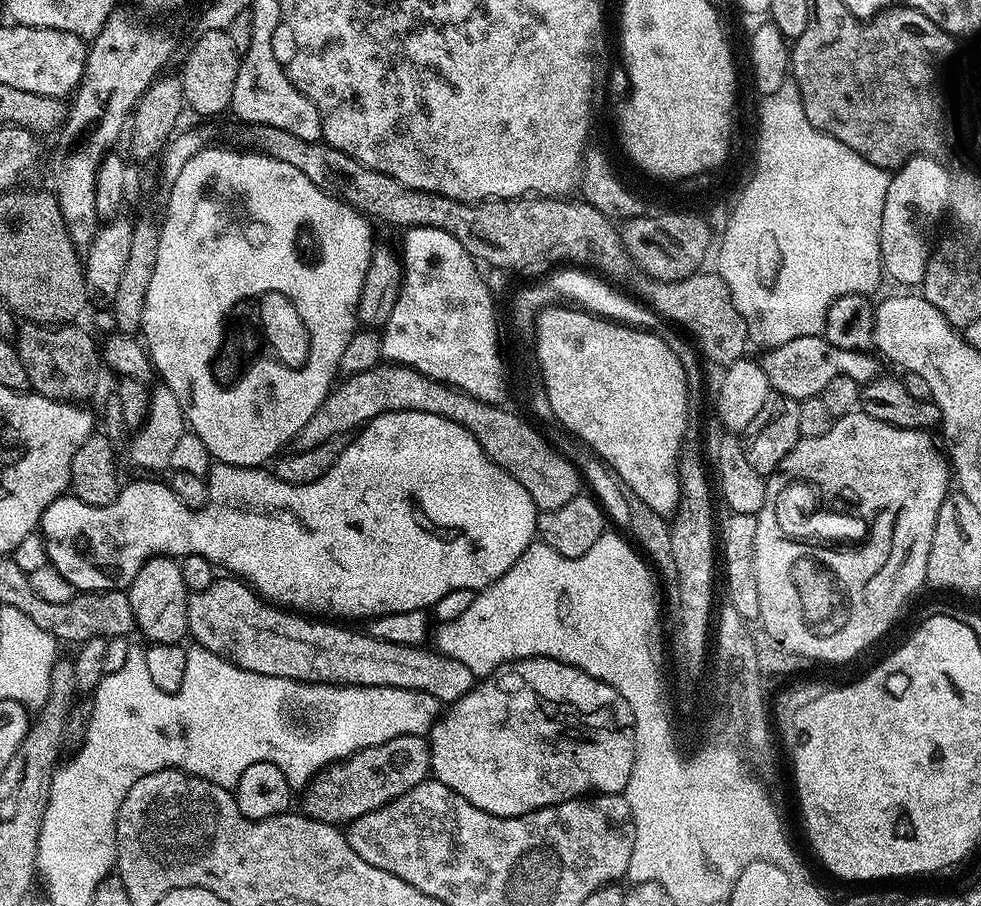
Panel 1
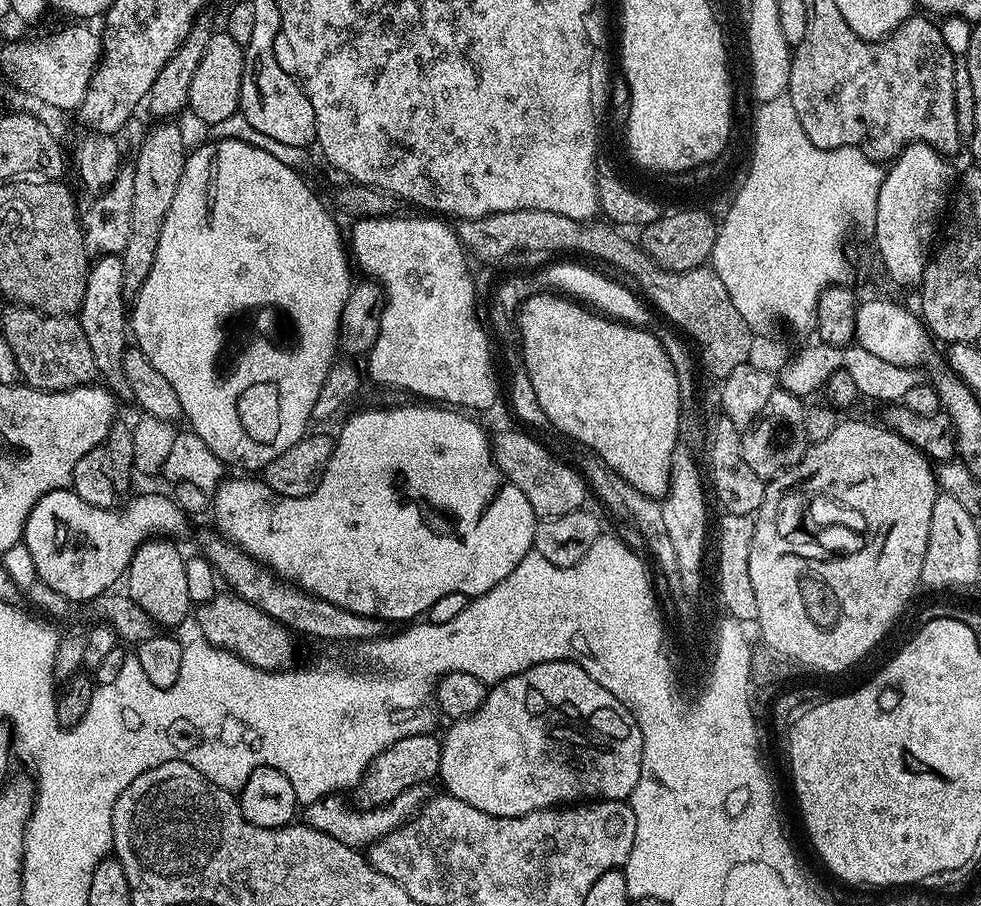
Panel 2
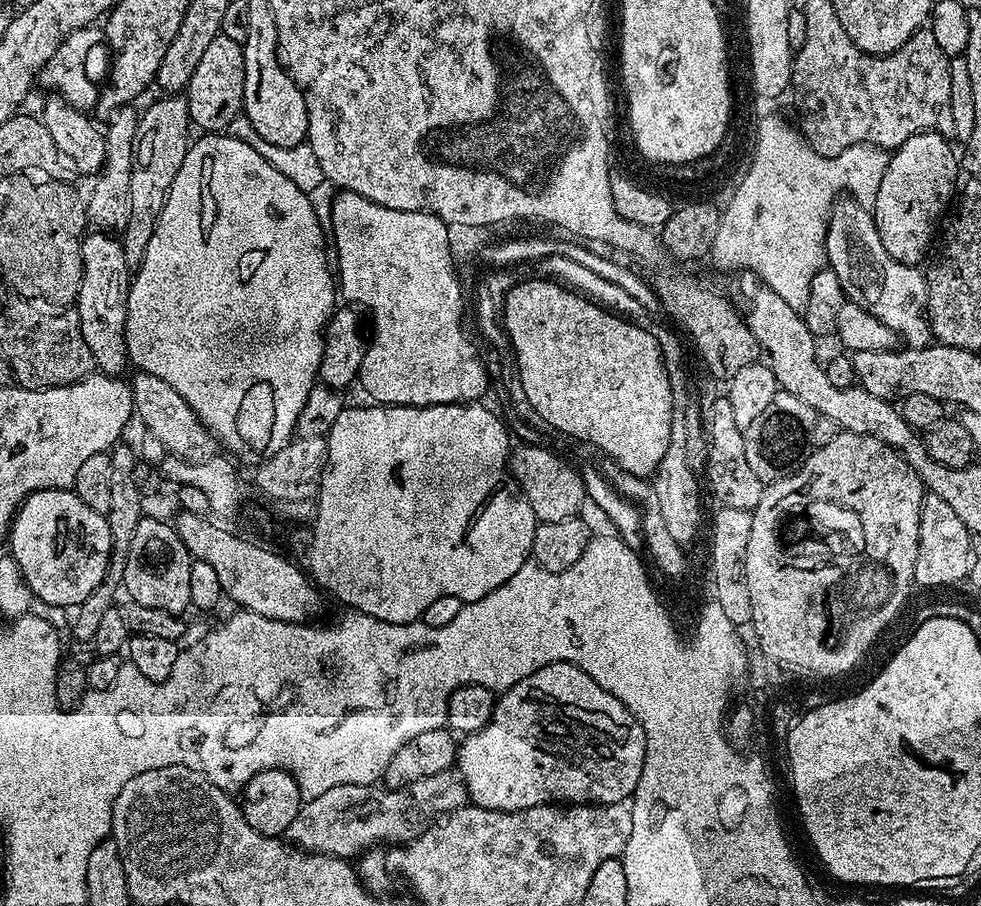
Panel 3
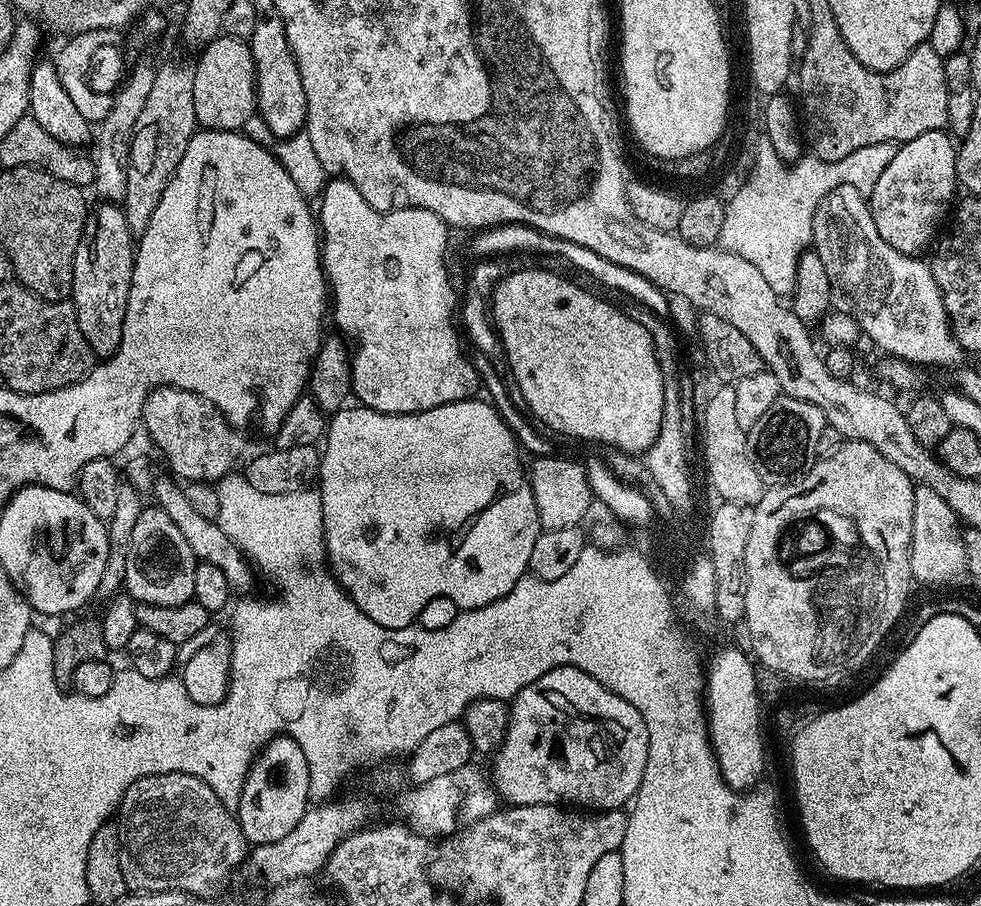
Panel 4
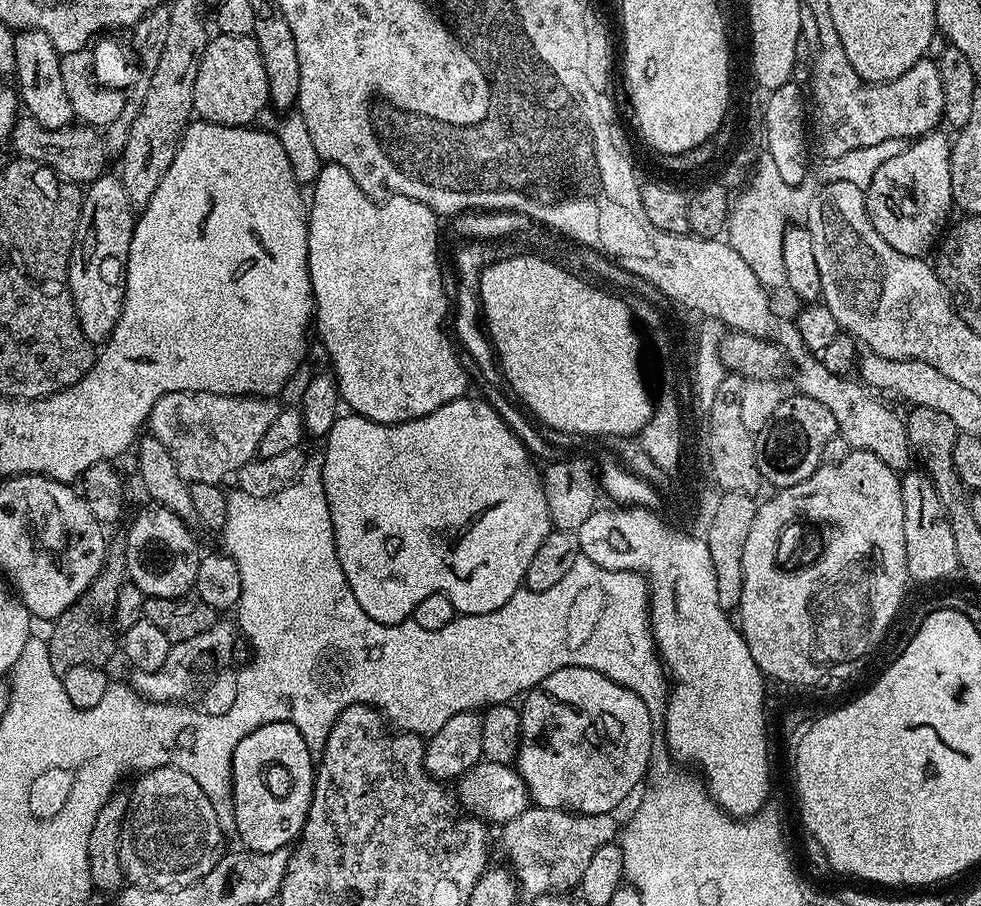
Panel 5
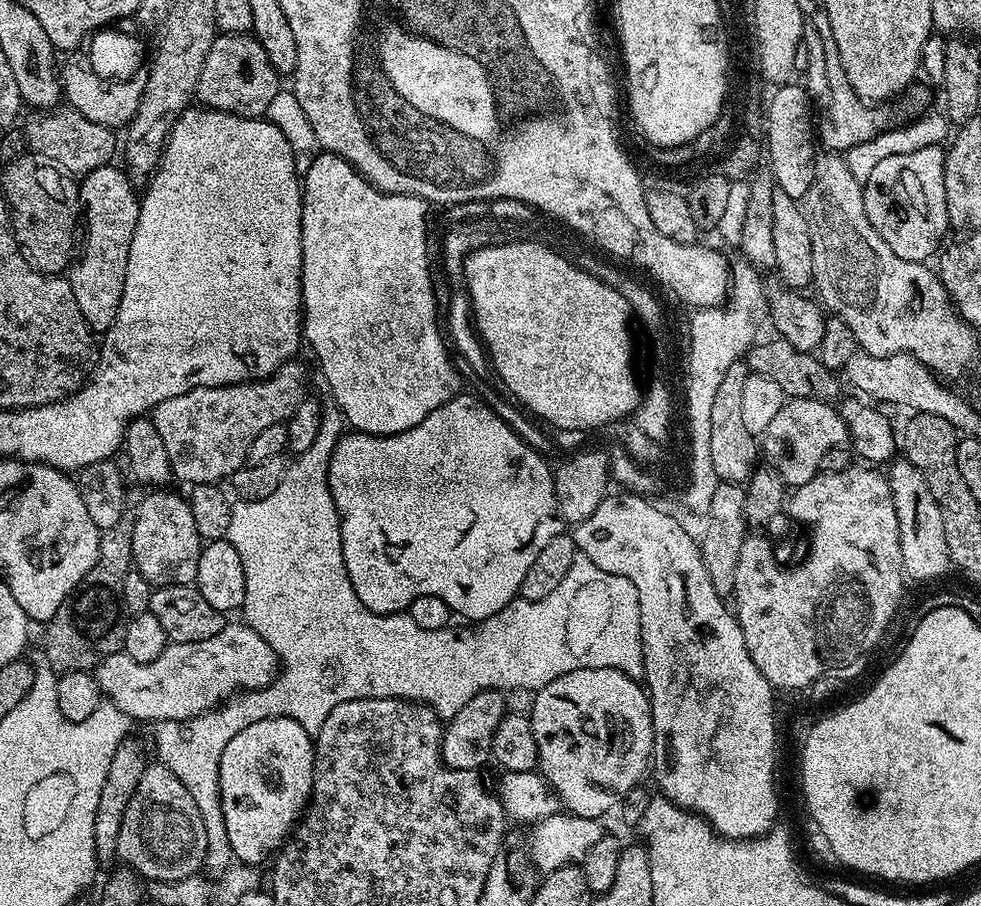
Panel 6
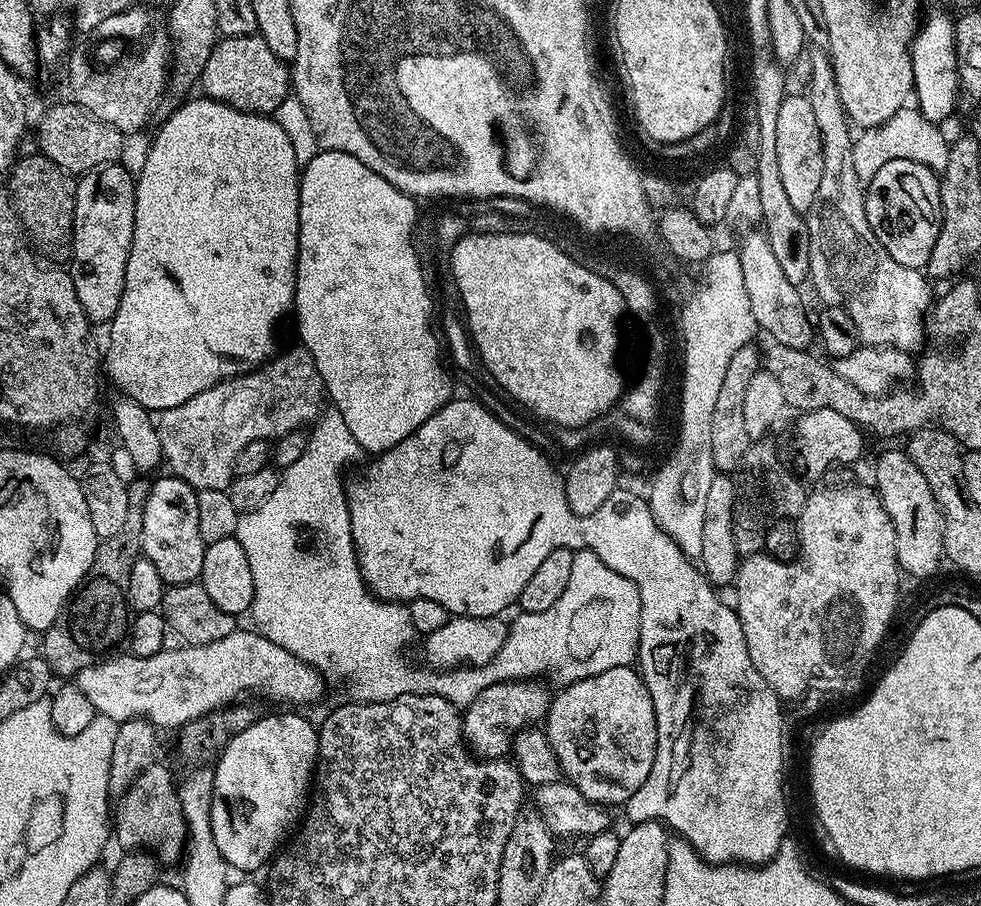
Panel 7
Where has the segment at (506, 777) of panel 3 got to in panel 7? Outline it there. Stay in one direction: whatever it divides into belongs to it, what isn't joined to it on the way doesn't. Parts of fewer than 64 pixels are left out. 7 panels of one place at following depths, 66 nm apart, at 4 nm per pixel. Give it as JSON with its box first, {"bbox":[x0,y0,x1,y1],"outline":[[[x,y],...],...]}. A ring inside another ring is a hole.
{"bbox":[542,666,656,806],"outline":[[[614,666],[614,670],[602,670],[602,674],[594,674],[590,678],[576,680],[573,684],[565,684],[557,691],[552,698],[552,704],[548,708],[548,715],[542,721],[544,732],[548,735],[550,746],[560,763],[560,771],[566,777],[568,783],[576,787],[586,799],[603,806],[617,804],[623,806],[627,804],[629,798],[646,782],[646,777],[650,775],[650,770],[654,766],[654,754],[656,753],[656,719],[654,718],[654,702],[650,698],[650,690],[646,690],[644,677],[640,675],[635,667]]]}

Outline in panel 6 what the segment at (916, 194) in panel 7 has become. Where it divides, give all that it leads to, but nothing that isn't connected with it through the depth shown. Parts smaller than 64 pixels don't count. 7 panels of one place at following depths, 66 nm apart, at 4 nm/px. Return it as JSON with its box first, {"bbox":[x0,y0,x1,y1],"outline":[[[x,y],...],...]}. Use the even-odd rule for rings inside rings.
{"bbox":[863,146,950,262],"outline":[[[926,146],[922,150],[914,150],[914,154],[894,154],[878,162],[878,166],[870,170],[870,178],[863,181],[866,218],[870,218],[870,226],[878,230],[882,242],[886,242],[886,246],[890,246],[898,258],[906,258],[910,262],[931,261],[931,256],[935,257],[941,251],[945,243],[944,235],[950,232],[946,210],[944,154],[945,149],[940,146]]]}

